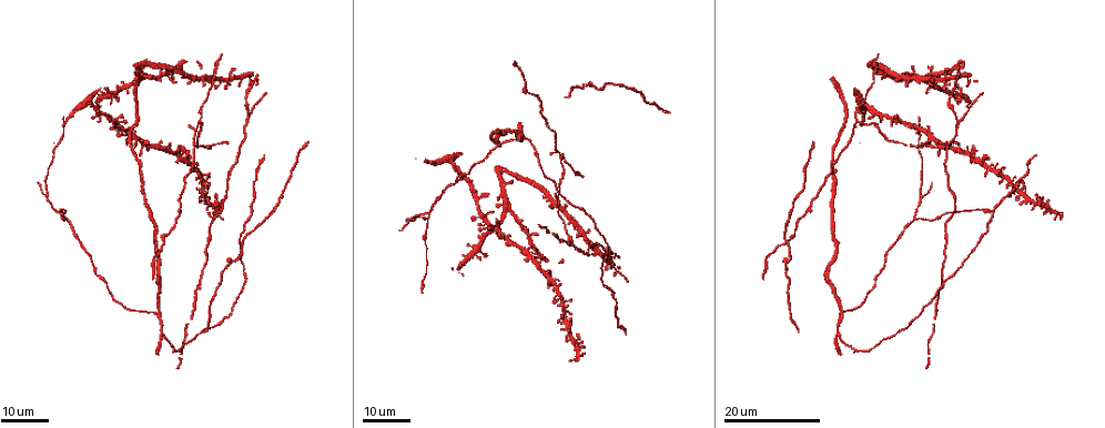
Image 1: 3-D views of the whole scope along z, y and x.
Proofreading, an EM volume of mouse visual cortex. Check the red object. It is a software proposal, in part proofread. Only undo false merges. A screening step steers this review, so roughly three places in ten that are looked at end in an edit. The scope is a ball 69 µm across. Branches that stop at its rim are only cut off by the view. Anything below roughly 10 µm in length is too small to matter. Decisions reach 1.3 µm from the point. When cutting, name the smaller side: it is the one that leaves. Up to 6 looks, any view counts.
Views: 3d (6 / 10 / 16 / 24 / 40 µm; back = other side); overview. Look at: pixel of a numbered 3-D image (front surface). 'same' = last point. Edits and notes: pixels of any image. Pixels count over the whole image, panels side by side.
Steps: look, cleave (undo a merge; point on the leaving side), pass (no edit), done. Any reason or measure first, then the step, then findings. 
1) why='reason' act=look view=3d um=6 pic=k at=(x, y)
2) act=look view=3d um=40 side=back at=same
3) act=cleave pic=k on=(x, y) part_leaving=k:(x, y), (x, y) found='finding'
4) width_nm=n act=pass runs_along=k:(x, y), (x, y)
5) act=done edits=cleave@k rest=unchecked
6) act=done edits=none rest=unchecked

act=look view=3d um=24 pic=1 at=(66, 216)

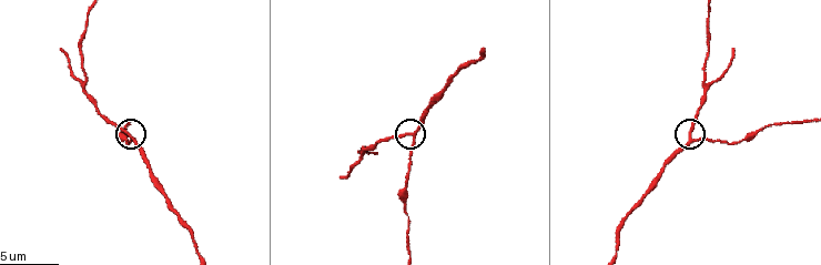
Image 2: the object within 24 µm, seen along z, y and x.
act=look view=3d um=6 pic=2 at=(414, 135)

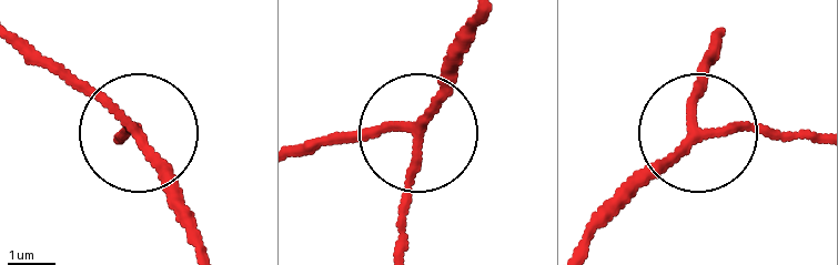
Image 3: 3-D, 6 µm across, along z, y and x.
width_nm=170 act=pass runs_along=3:(577, 246), (697, 142), (745, 126), (816, 139) found='one neuron here'

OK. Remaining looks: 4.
why='three-way junction' act=look view=3d um=24 pic=1 at=(200, 122)

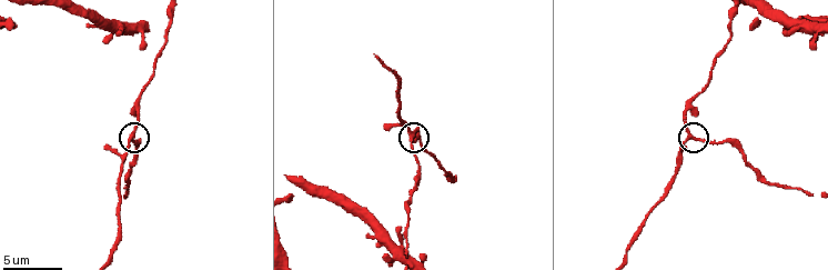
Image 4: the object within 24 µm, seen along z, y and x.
why='zoom in' act=look view=3d um=6 pic=4 at=(411, 133)

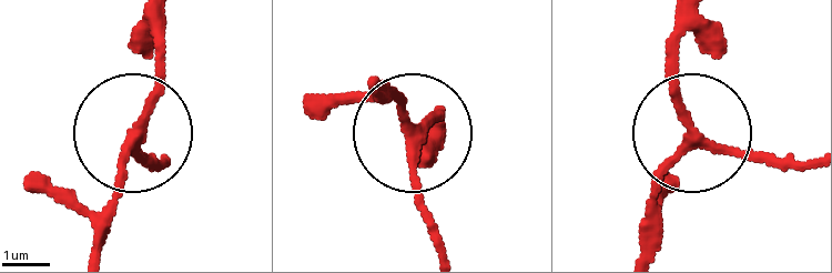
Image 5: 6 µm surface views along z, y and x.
act=pass runs_along=5:(812, 161), (775, 169), (704, 144), (680, 97), (680, 13) found='all the same neuron'

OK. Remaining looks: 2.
act=look view=3d um=16 pic=1 at=(154, 316)

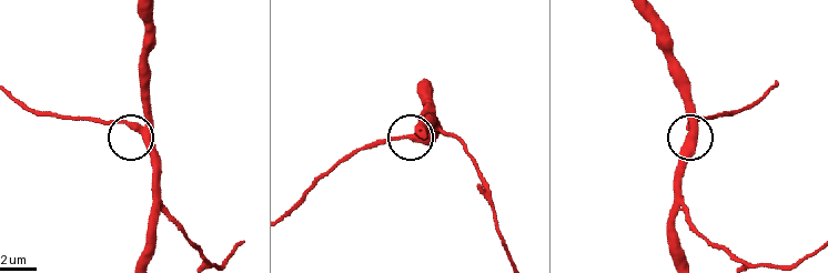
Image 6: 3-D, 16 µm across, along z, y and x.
why='closer look' act=look view=3d um=6 pic=6 at=(415, 136)

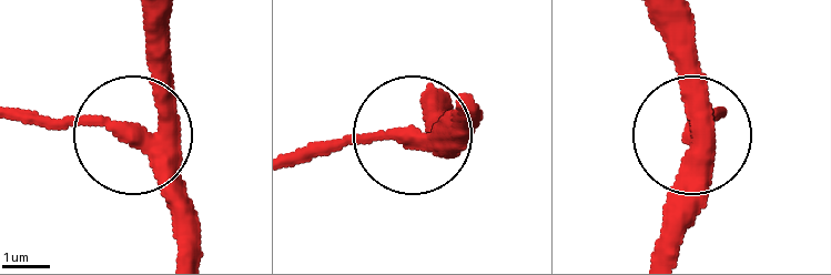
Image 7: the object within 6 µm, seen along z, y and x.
width_nm=410 act=pass runs_along=7:(158, 24), (158, 108), (147, 128), (19, 120) found='all the same neuron'

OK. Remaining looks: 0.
act=done edits=none rest=unchecked

